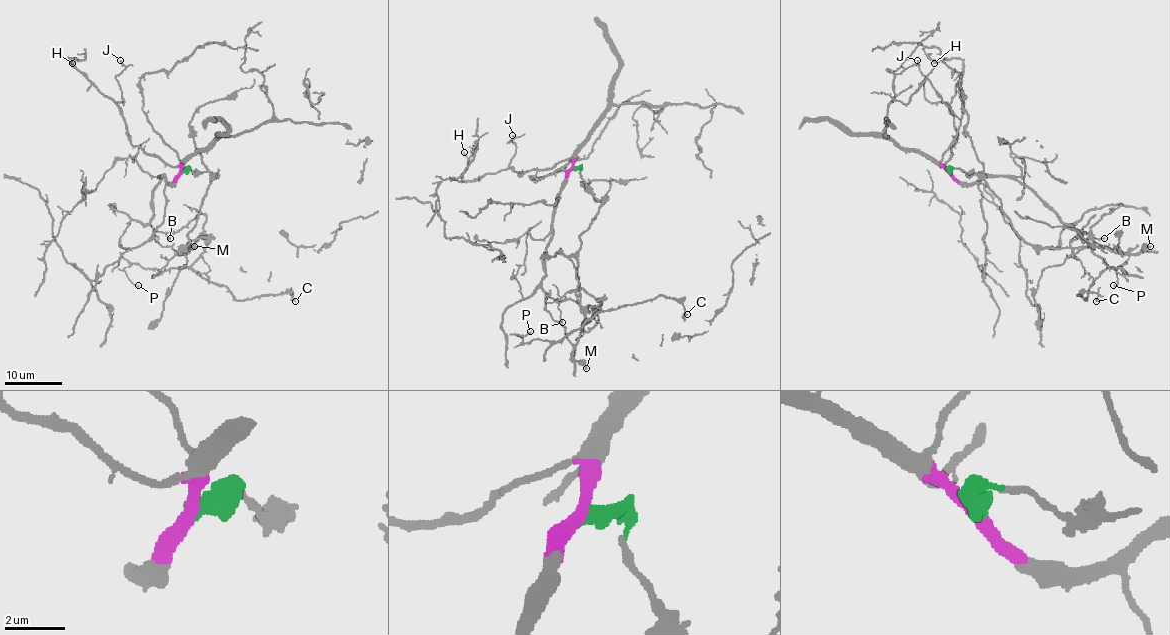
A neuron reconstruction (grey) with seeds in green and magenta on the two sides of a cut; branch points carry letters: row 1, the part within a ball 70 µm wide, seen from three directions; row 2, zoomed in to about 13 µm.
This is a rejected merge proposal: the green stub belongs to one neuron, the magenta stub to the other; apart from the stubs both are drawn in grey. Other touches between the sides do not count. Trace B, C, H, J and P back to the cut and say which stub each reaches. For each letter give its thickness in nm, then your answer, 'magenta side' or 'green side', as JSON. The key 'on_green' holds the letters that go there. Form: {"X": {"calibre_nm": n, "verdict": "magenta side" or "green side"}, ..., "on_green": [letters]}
{"B": {"calibre_nm": 100, "verdict": "magenta side"}, "C": {"calibre_nm": 140, "verdict": "green side"}, "H": {"calibre_nm": 90, "verdict": "magenta side"}, "J": {"calibre_nm": 170, "verdict": "magenta side"}, "P": {"calibre_nm": 110, "verdict": "green side"}, "on_green": ["C", "P"]}

